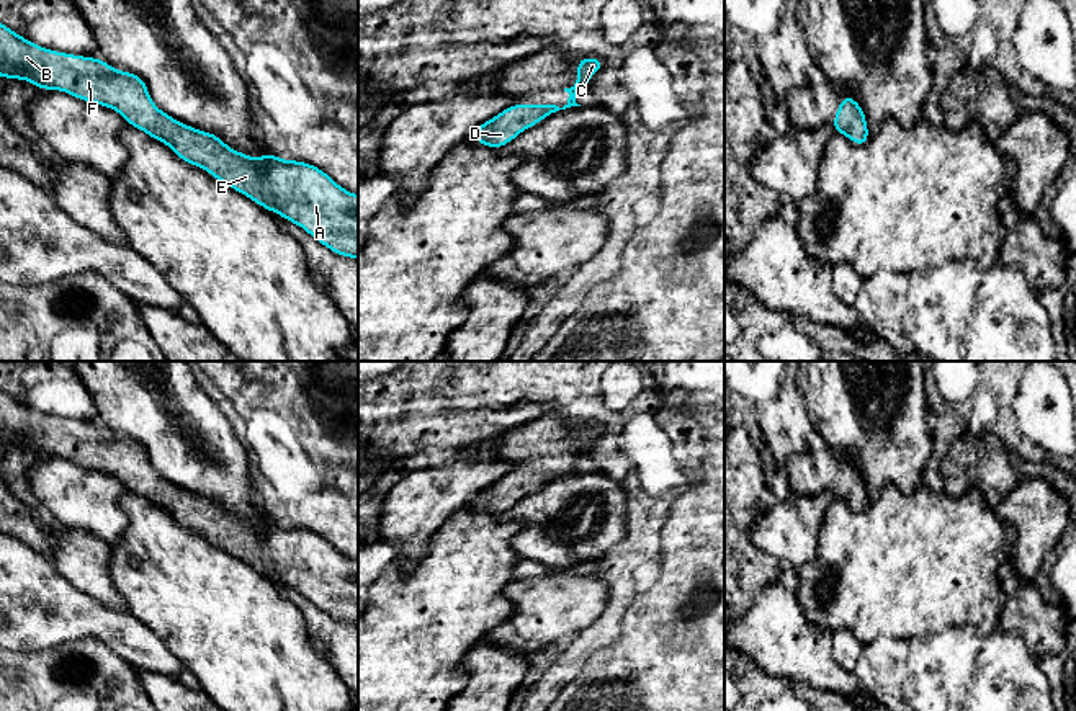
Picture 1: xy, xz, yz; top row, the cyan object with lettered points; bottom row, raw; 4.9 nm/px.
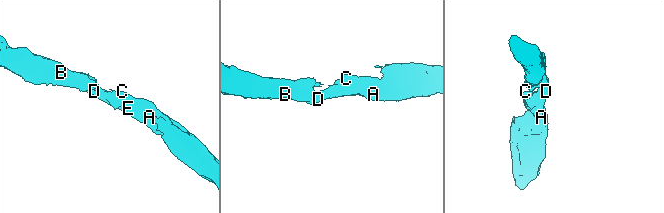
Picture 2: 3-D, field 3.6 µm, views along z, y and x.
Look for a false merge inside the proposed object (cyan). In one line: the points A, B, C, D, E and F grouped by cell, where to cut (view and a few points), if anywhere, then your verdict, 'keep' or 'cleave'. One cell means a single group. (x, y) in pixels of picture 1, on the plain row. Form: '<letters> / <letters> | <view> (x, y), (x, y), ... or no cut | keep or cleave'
A B C D E F | no cut | keep

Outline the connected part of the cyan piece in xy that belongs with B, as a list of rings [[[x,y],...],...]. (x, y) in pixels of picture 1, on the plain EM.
[[[0,389],[0,443],[28,446],[41,456],[61,456],[78,466],[118,477],[128,490],[144,497],[155,507],[162,507],[186,530],[204,534],[217,548],[298,590],[340,623],[358,626],[358,561],[343,556],[325,538],[311,530],[283,526],[271,518],[252,525],[244,518],[229,515],[213,499],[203,499],[173,485],[154,471],[146,448],[136,440],[121,438],[103,425],[36,412]]]

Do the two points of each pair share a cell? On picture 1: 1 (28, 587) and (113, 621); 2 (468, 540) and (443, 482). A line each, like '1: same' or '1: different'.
1: same
2: different

